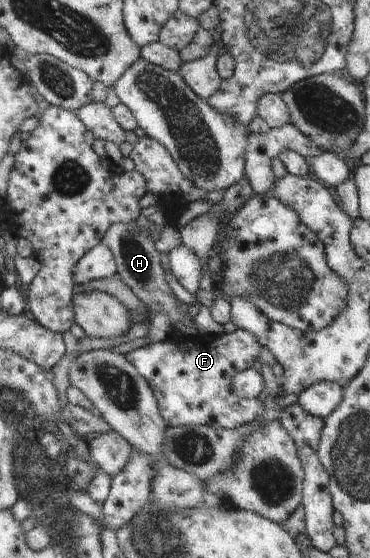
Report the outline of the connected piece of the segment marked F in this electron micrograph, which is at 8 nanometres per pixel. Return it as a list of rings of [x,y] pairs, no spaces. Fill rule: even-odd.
[[[237,329],[233,333],[222,335],[198,334],[179,336],[174,333],[160,343],[154,343],[134,349],[125,356],[146,377],[154,389],[161,415],[168,426],[210,425],[212,428],[234,430],[241,426],[262,419],[267,413],[266,402],[256,397],[245,399],[237,395],[232,388],[232,378],[239,372],[252,369],[254,362],[260,358],[261,342],[246,329]]]

